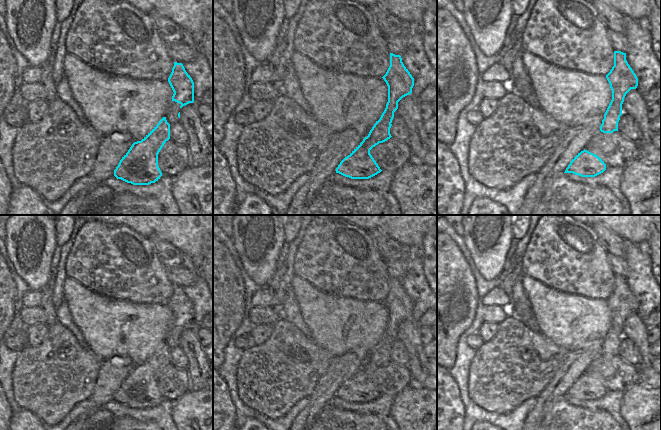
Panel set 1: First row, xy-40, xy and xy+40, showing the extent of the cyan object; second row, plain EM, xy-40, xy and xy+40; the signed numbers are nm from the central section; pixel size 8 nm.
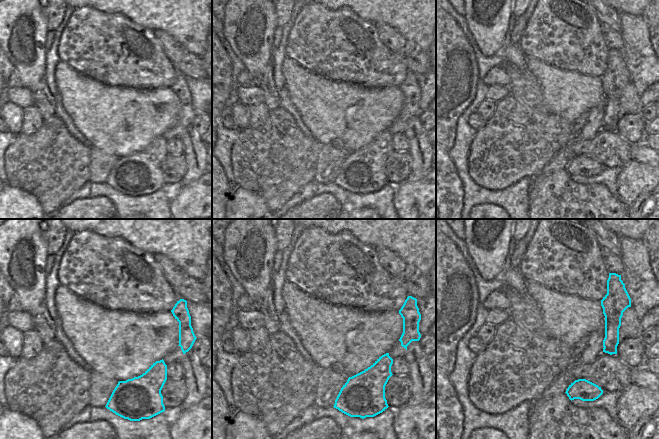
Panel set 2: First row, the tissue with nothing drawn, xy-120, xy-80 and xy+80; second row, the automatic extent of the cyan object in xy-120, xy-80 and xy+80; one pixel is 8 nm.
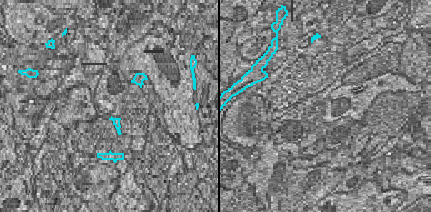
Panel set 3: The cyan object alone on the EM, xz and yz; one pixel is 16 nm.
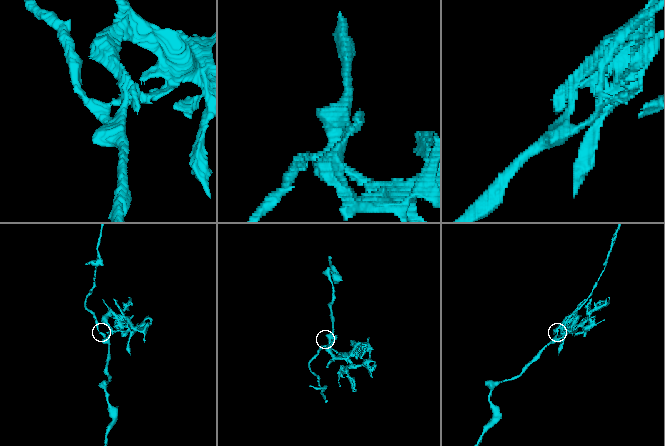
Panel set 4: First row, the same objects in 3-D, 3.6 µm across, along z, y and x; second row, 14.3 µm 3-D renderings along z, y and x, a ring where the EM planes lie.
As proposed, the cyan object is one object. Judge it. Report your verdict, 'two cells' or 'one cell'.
two cells

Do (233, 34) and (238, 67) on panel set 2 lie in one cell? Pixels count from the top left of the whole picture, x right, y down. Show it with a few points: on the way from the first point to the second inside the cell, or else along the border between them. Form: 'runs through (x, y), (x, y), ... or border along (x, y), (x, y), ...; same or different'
border along (225, 43), (246, 69); different

